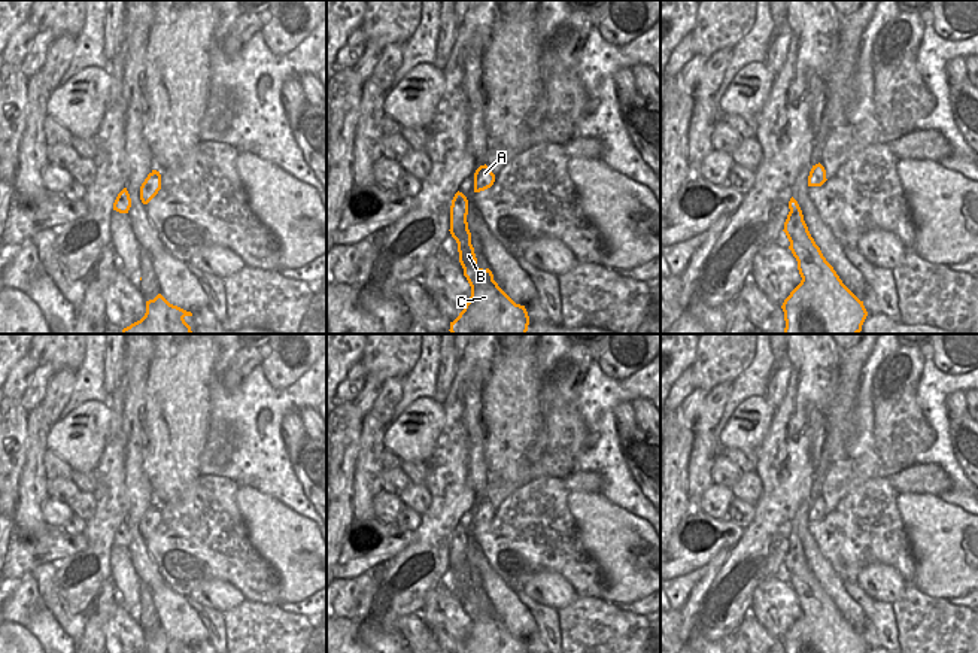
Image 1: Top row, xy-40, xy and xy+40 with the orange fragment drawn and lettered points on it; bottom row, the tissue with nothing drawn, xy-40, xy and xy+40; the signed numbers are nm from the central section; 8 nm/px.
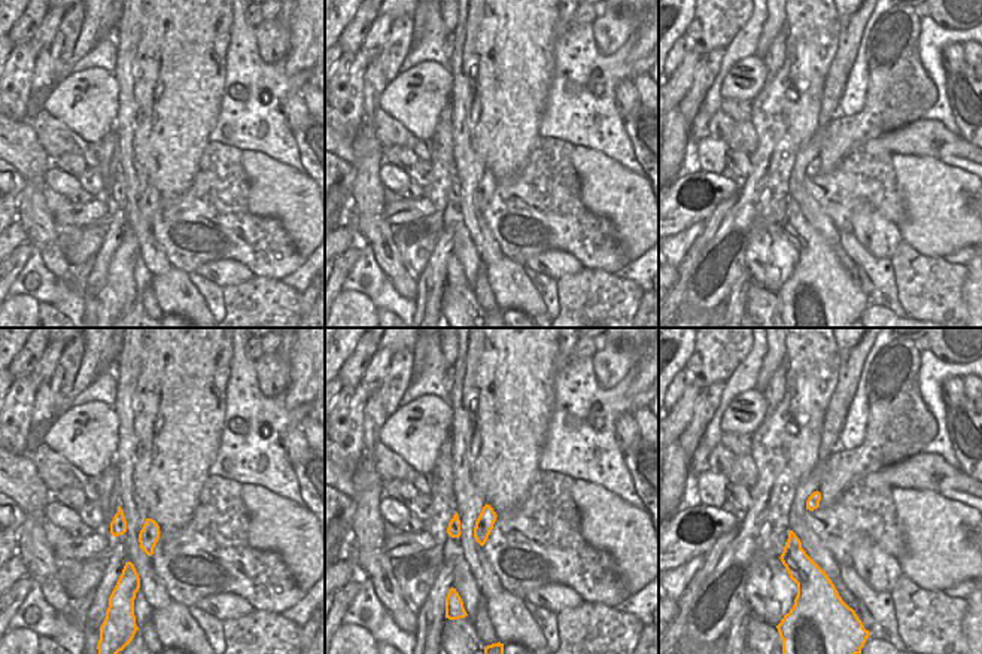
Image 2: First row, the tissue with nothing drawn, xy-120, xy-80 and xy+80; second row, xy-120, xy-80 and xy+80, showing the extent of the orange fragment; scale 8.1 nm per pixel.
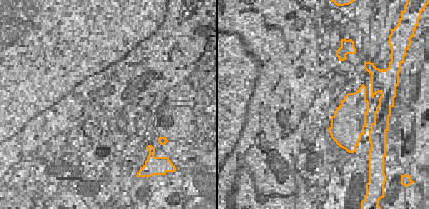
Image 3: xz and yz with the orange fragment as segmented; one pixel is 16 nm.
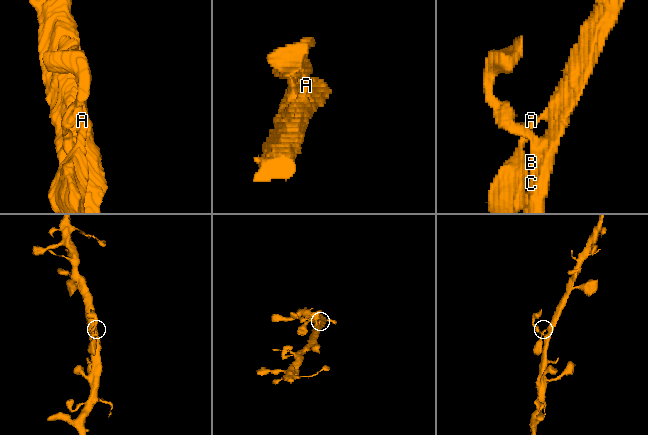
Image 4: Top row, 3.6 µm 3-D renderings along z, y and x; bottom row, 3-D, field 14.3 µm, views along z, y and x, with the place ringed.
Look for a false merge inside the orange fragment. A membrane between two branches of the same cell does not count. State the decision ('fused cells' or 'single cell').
single cell

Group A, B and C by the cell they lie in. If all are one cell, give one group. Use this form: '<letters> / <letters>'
A B C

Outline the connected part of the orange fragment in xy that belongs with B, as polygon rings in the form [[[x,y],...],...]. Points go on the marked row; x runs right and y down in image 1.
[[[456,192],[450,206],[450,234],[458,243],[459,262],[471,286],[471,297],[459,316],[450,322],[452,334],[526,334],[529,316],[493,280],[489,268],[477,267],[467,222],[468,200]]]

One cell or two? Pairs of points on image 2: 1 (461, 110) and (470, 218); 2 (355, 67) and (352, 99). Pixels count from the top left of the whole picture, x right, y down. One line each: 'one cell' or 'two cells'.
1: one cell
2: one cell

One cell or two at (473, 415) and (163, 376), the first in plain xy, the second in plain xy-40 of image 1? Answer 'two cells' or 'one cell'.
two cells

